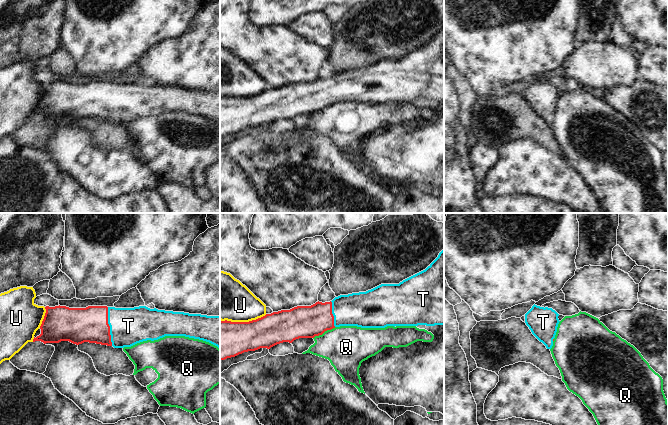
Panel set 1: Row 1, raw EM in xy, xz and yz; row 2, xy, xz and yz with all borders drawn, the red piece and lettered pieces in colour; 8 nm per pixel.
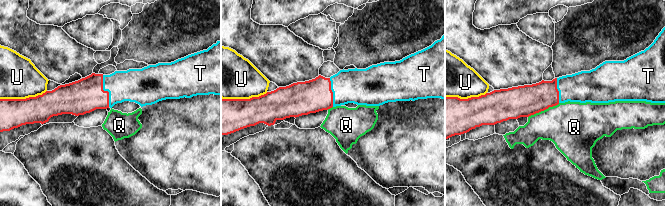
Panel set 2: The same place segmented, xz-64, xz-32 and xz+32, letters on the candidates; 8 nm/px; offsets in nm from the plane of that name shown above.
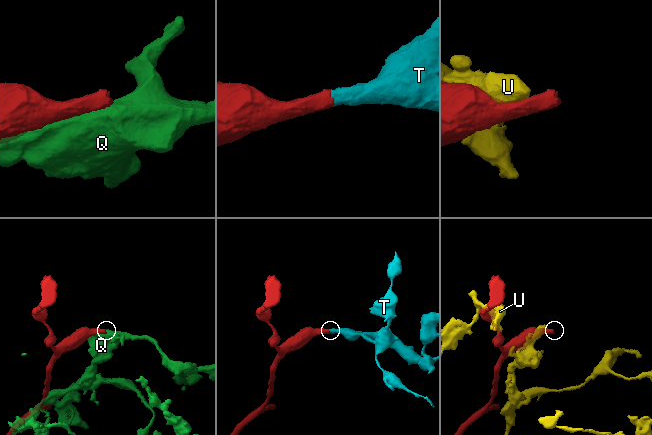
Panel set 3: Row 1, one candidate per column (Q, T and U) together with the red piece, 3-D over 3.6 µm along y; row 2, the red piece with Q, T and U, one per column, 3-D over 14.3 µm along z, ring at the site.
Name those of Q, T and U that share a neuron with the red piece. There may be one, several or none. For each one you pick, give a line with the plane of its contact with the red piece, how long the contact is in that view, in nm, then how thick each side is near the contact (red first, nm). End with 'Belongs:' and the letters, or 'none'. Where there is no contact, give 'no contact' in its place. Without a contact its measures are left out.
T: xy | 320 nm | 280/300 nm
Belongs: T

